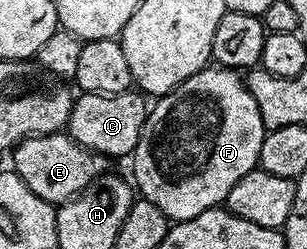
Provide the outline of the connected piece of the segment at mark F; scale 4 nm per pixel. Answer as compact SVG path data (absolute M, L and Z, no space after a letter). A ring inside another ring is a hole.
M207 67L153 102L132 154L133 184L141 200L156 203L171 222L196 219L196 215L204 211L219 208L228 191L232 191L248 171L259 168L260 147L267 132L260 107L256 99L252 99L252 91L248 91L243 74L236 69Z

